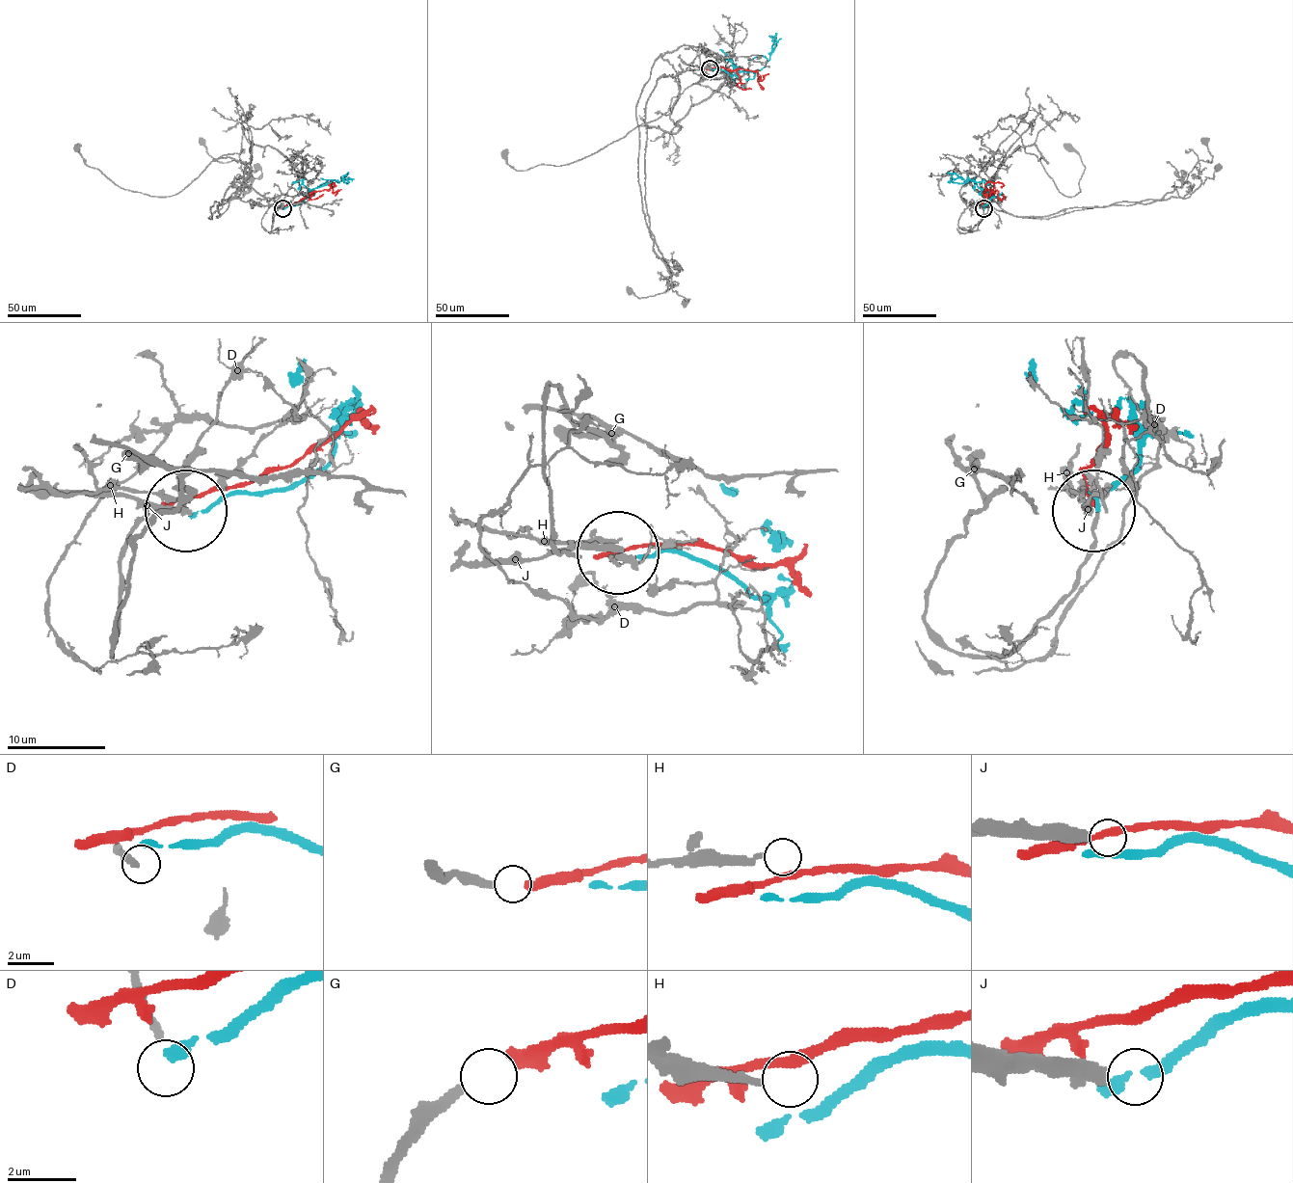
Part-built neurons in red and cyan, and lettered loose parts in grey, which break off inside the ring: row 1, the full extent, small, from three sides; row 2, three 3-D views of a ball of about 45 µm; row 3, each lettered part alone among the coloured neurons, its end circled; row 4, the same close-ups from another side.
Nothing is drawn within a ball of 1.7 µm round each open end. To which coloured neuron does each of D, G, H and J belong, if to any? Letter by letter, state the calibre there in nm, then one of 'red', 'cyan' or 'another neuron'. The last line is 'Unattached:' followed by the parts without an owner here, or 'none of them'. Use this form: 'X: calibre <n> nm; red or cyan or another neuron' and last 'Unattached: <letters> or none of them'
D: calibre 240 nm; another neuron
G: calibre 320 nm; red
H: calibre 220 nm; another neuron
J: calibre 500 nm; another neuron
Unattached: D, H, J

